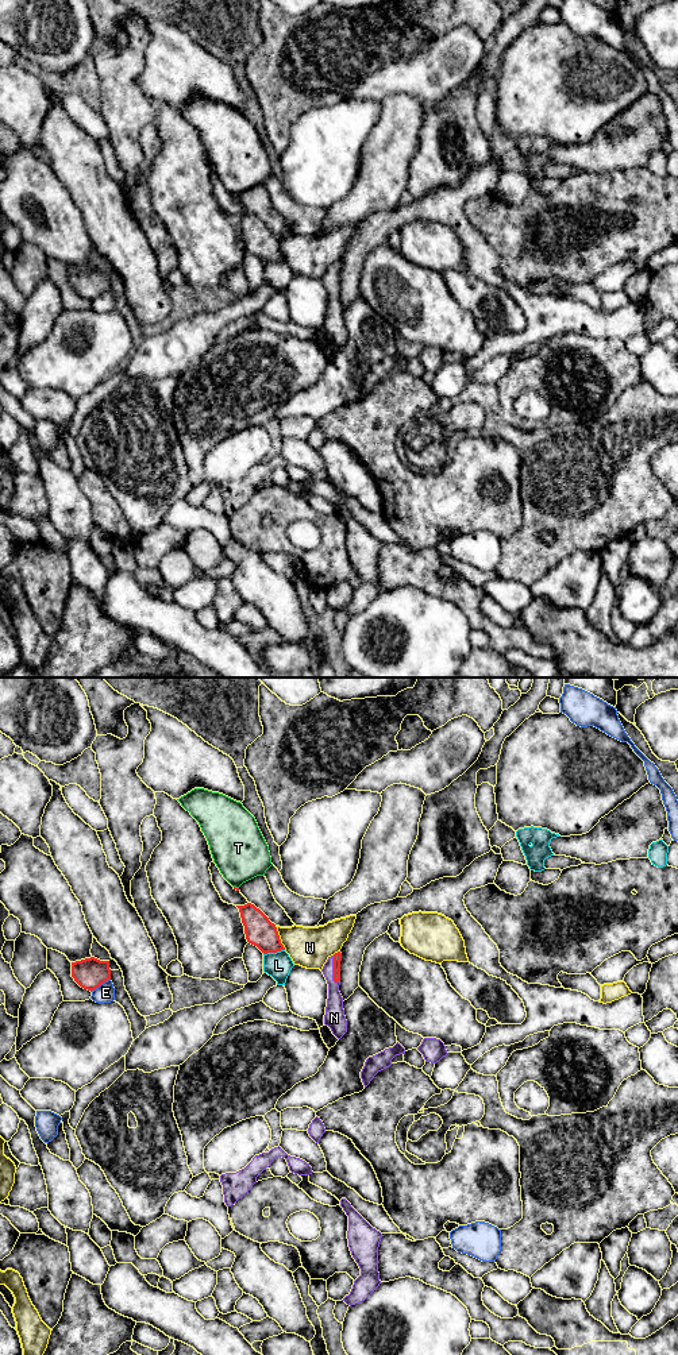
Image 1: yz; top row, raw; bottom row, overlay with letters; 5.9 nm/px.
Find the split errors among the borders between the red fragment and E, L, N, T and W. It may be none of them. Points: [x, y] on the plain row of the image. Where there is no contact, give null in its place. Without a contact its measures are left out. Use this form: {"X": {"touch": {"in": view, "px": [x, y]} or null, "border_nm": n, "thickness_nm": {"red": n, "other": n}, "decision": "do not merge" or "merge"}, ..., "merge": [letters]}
{"E": {"touch": {"in": "yz", "px": [100, 293]}, "border_nm": 140, "thickness_nm": {"red": 190, "other": 110}, "decision": "do not merge"}, "L": {"touch": {"in": "yz", "px": [273, 261]}, "border_nm": 130, "thickness_nm": {"red": 180, "other": 160}, "decision": "do not merge"}, "N": {"touch": {"in": "yz", "px": [334, 278]}, "border_nm": 170, "thickness_nm": {"red": 50, "other": 110}, "decision": "merge"}, "T": {"touch": {"in": "yz", "px": [237, 197]}, "border_nm": 40, "thickness_nm": {"red": 20, "other": 320}, "decision": "do not merge"}, "W": {"touch": {"in": "yz", "px": [278, 247]}, "border_nm": 160, "thickness_nm": {"red": 180, "other": 240}, "decision": "do not merge"}, "merge": ["N"]}

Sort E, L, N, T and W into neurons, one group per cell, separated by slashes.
E / L / N / T / W

